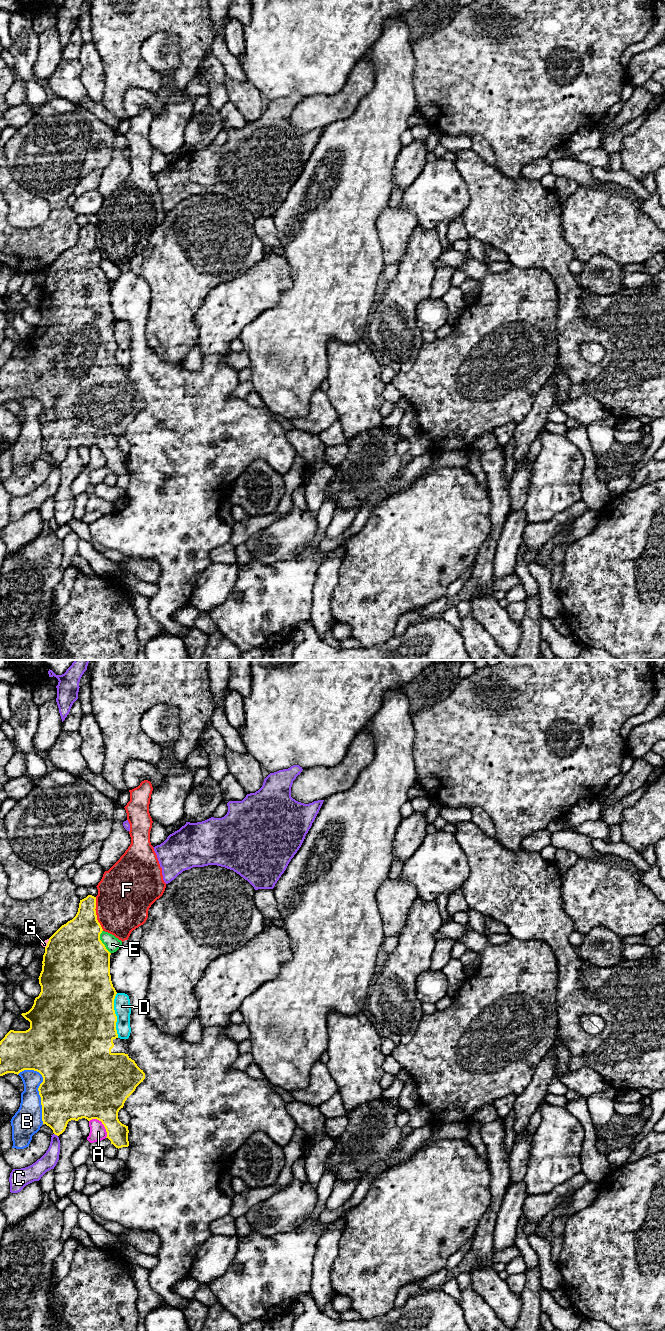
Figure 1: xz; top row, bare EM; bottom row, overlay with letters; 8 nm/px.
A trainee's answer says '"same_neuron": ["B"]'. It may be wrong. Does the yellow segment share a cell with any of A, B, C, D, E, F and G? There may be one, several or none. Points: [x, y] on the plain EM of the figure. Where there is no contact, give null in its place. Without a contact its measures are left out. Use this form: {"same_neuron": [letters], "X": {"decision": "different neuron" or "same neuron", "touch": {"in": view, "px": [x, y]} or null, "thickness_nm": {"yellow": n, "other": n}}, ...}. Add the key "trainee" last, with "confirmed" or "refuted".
{"same_neuron": [], "A": {"decision": "different neuron", "touch": {"in": "xz", "px": [102, 451]}, "thickness_nm": {"yellow": 440, "other": 130}}, "B": {"decision": "different neuron", "touch": {"in": "xz", "px": [38, 418]}, "thickness_nm": {"yellow": 460, "other": 220}}, "C": {"decision": "different neuron", "touch": {"in": "xz", "px": [56, 462]}, "thickness_nm": {"yellow": 300, "other": 140}}, "D": {"decision": "different neuron", "touch": {"in": "xz", "px": [115, 343]}, "thickness_nm": {"yellow": 500, "other": 140}}, "E": {"decision": "different neuron", "touch": {"in": "xz", "px": [101, 270]}, "thickness_nm": {"yellow": 500, "other": 120}}, "F": {"decision": "different neuron", "touch": {"in": "xz", "px": [95, 242]}, "thickness_nm": {"yellow": 340, "other": 420}}, "G": {"decision": "different neuron", "touch": {"in": "xz", "px": [47, 271]}, "thickness_nm": {"yellow": 480, "other": 50}}, "trainee": "refuted"}

